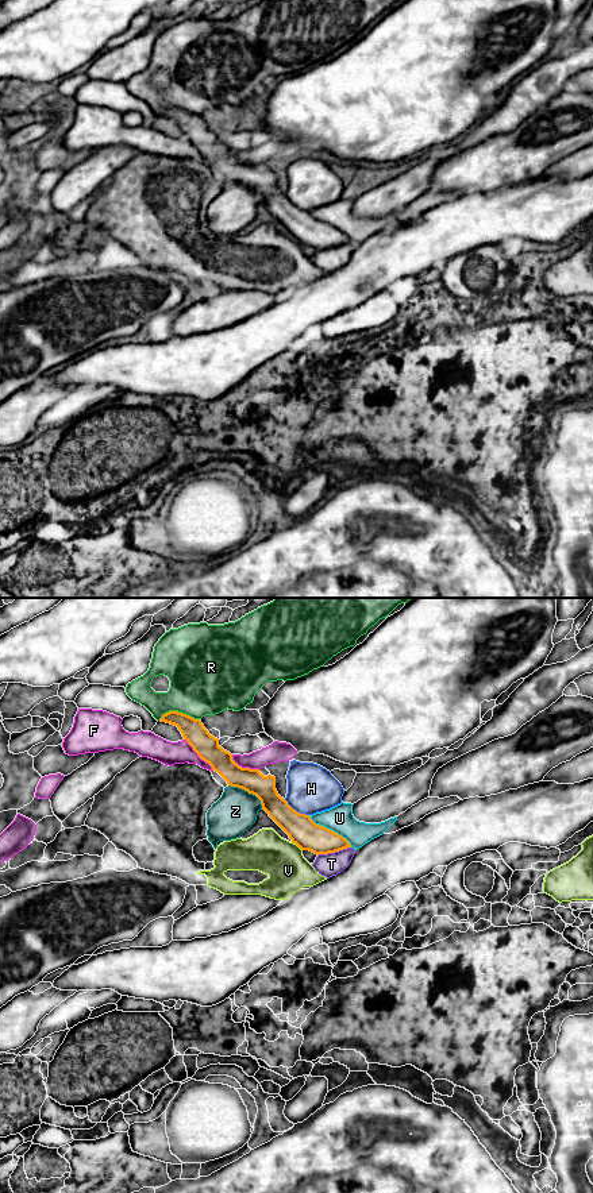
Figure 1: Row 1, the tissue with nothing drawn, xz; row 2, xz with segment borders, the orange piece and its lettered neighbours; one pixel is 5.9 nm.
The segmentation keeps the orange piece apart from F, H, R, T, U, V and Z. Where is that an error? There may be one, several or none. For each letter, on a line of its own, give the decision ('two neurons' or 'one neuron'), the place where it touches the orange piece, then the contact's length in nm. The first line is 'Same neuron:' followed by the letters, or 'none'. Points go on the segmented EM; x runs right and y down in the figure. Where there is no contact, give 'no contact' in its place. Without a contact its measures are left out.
Same neuron: none
F: two neurons; contact xz (197, 753); length 260 nm
H: two neurons; contact xz (295, 810); length 180 nm
R: two neurons; contact xz (177, 711); length 240 nm
T: two neurons; contact xz (334, 852); length 200 nm
U: two neurons; contact xz (331, 830); length 320 nm
V: two neurons; contact xz (297, 845); length 90 nm
Z: two neurons; contact xz (249, 792); length 260 nm

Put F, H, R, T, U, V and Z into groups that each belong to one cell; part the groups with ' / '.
F / H / R / T / U / V / Z

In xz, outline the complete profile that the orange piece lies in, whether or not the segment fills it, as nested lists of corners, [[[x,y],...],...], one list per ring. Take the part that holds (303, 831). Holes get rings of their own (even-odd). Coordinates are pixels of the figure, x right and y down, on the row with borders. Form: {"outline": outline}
{"outline": [[[169,711],[159,721],[177,726],[199,757],[208,762],[228,785],[255,795],[261,800],[262,810],[301,850],[309,850],[319,856],[351,848],[350,842],[338,833],[316,825],[309,815],[293,810],[278,795],[274,776],[263,776],[259,769],[239,767],[232,760],[232,754],[219,745],[219,740],[208,733],[200,719],[178,711]]]}

